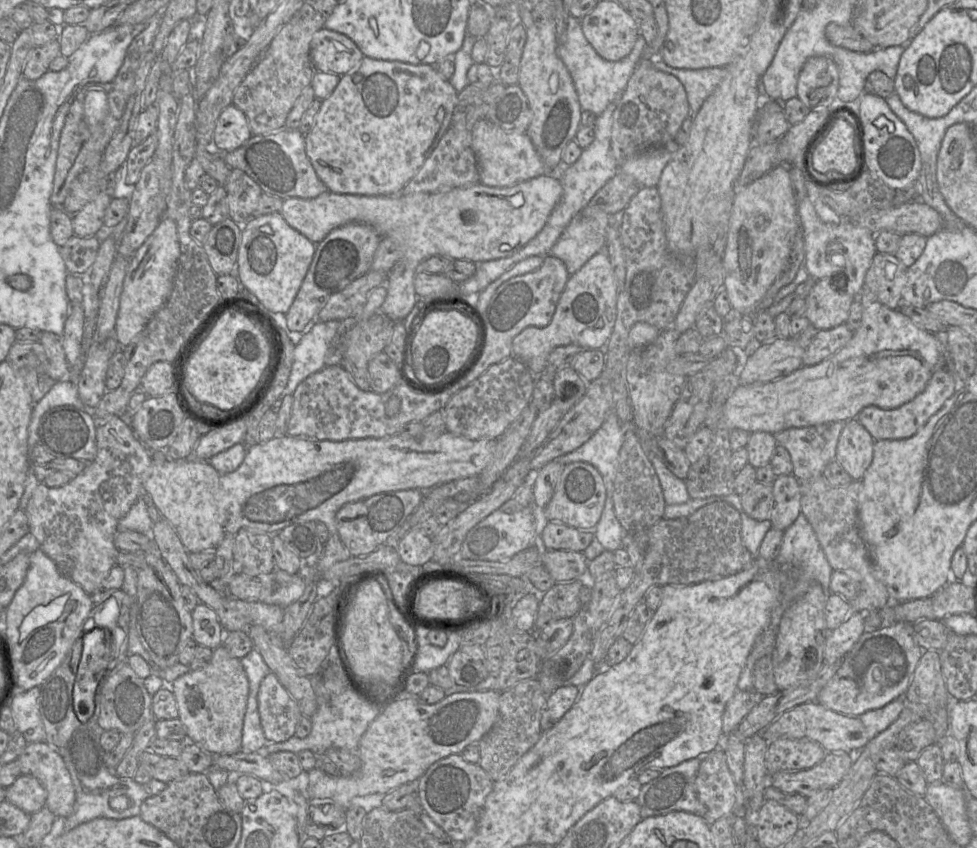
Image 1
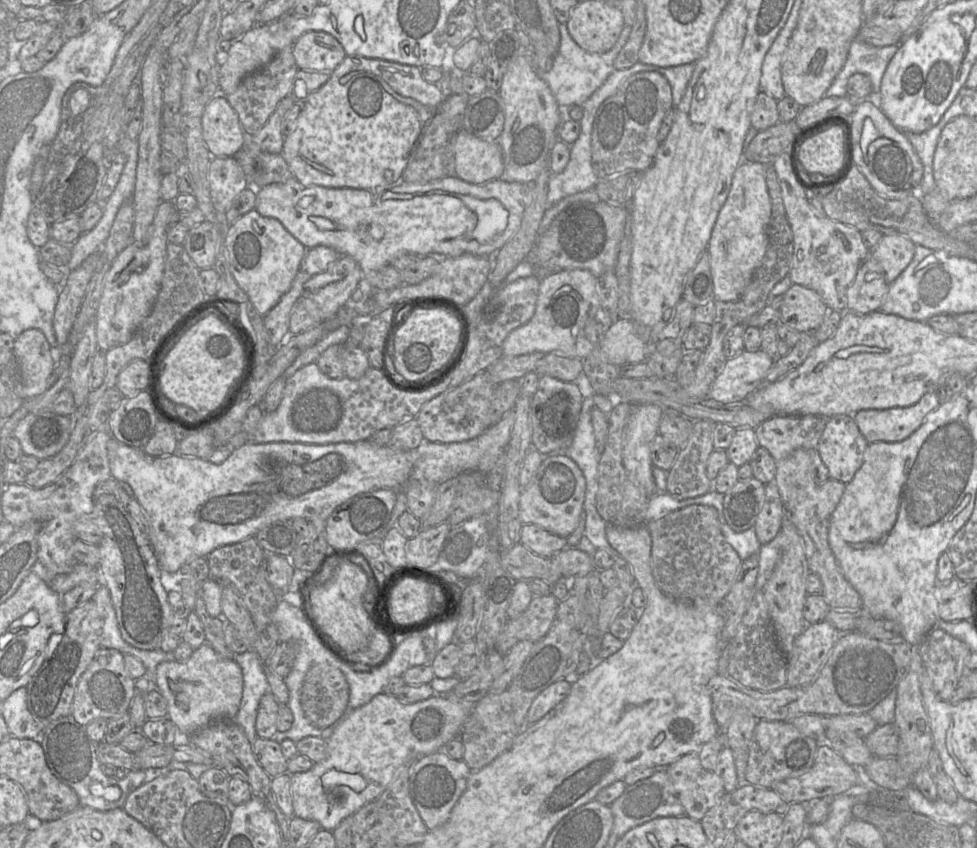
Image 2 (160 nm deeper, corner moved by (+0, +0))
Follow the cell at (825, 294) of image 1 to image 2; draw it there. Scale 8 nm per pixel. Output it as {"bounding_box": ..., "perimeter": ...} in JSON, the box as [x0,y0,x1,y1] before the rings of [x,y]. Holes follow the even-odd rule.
{"bounding_box":[779,284,829,333],"perimeter":[[[792,284],[784,293],[779,311],[781,324],[799,332],[812,333],[823,322],[829,308],[814,290]]]}

